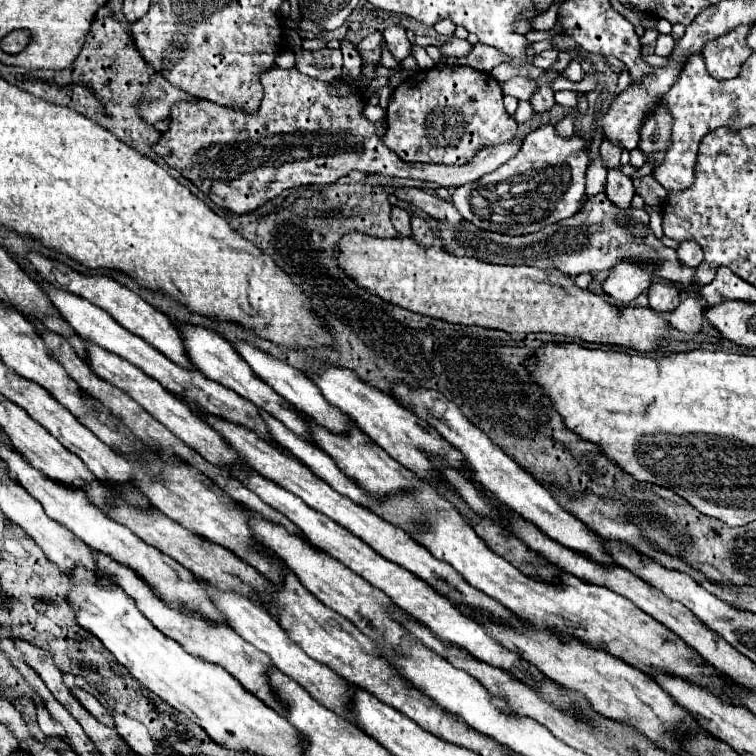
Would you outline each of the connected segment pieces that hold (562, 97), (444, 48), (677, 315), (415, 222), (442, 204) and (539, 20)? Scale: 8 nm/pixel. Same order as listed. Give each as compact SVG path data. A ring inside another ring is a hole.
M557 91L555 93L555 101L563 107L569 107L573 109L577 105L577 93L575 91Z
M451 37L449 41L439 45L439 51L441 51L441 61L447 61L449 57L465 57L471 51L471 45L467 39Z
M687 295L675 311L667 315L671 327L685 331L685 333L697 333L701 331L703 323L703 303L695 295Z
M413 215L413 217L411 217L411 227L413 227L413 237L415 237L417 243L423 243L425 247L433 245L435 235L433 235L433 231L429 229L429 223L427 223L423 217Z
M397 189L393 191L399 199L413 203L417 209L421 209L425 215L437 219L439 223L447 223L447 225L461 225L463 217L459 215L459 211L455 209L453 203L447 203L443 199L439 199L437 195L425 193L423 189Z
M551 5L547 11L538 14L535 19L531 20L531 27L534 30L547 31L555 26L555 15L557 15L559 7Z

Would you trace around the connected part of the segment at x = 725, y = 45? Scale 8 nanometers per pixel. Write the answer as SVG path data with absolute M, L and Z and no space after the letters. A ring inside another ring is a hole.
M737 27L723 35L723 39L715 39L703 49L703 57L707 71L716 79L731 79L739 73L739 67L751 55L751 49L745 45L745 35L749 27Z

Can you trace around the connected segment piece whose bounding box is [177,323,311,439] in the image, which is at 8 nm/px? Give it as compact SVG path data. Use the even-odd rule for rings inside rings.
M177 323L177 329L179 329L187 357L193 363L193 367L197 367L209 379L213 379L213 381L233 389L241 397L249 399L257 407L263 407L267 413L275 415L275 419L279 419L285 427L291 427L291 431L303 435L305 439L311 439L311 435L307 435L307 427L303 427L303 423L299 423L299 419L295 419L295 415L291 415L291 411L287 411L287 407L283 407L283 397L275 395L275 391L271 391L271 387L267 387L267 383L259 383L259 379L255 379L255 375L251 375L251 369L243 363L243 359L239 359L239 355L235 355L235 349L231 347L231 343L227 343L221 335L209 331L207 327L201 327L201 325Z

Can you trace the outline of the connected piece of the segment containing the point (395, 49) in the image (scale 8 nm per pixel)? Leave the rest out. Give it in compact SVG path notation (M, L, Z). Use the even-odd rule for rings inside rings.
M389 25L389 27L383 31L383 37L385 37L387 49L395 55L397 61L403 61L403 59L411 53L409 39L407 39L405 29L403 29L401 25Z

